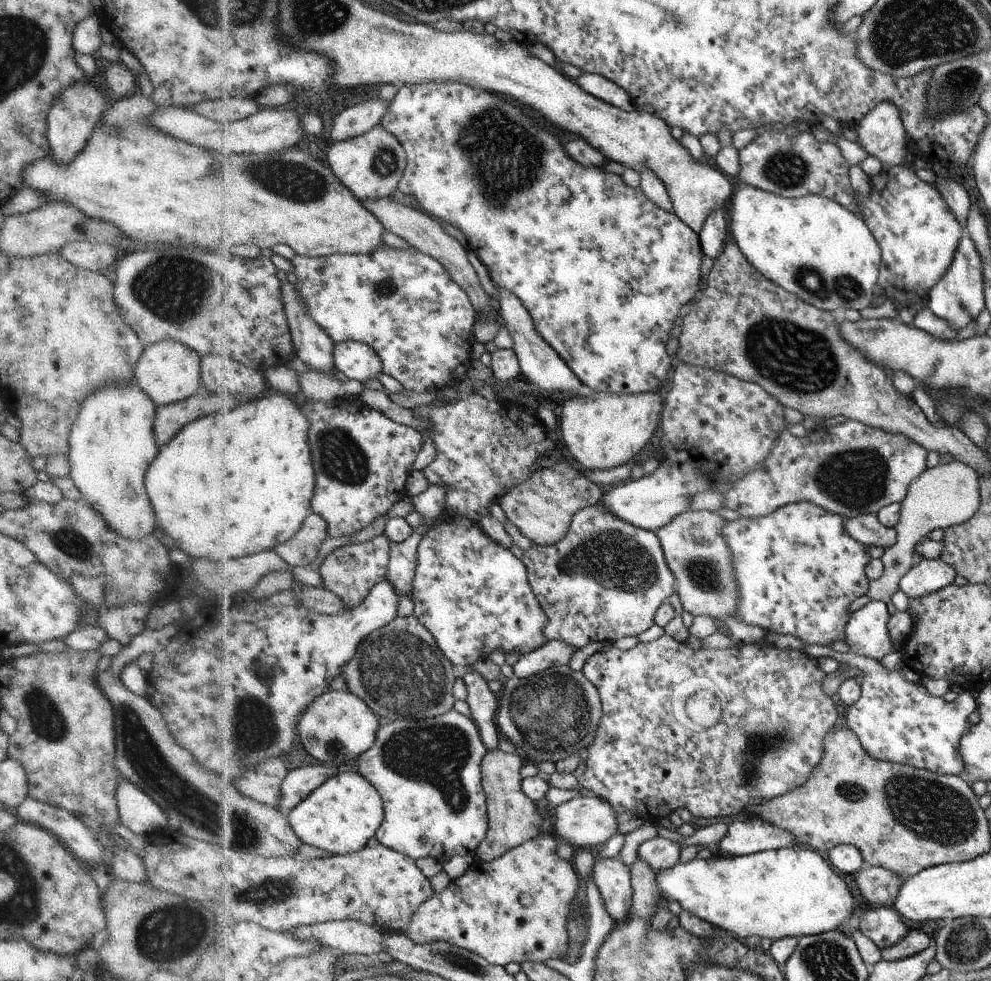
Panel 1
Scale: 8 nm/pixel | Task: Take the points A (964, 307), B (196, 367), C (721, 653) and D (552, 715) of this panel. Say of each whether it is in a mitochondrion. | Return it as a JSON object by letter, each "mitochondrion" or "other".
{"A":"mitochondrion","B":"other","C":"other","D":"mitochondrion"}

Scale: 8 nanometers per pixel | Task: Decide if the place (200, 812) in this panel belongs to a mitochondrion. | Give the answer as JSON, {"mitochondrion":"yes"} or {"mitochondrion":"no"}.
{"mitochondrion":"yes"}

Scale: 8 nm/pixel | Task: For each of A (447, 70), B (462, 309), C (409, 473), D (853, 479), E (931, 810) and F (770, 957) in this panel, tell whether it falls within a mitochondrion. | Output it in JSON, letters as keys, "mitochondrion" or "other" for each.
{"A":"other","B":"other","C":"other","D":"mitochondrion","E":"mitochondrion","F":"other"}

